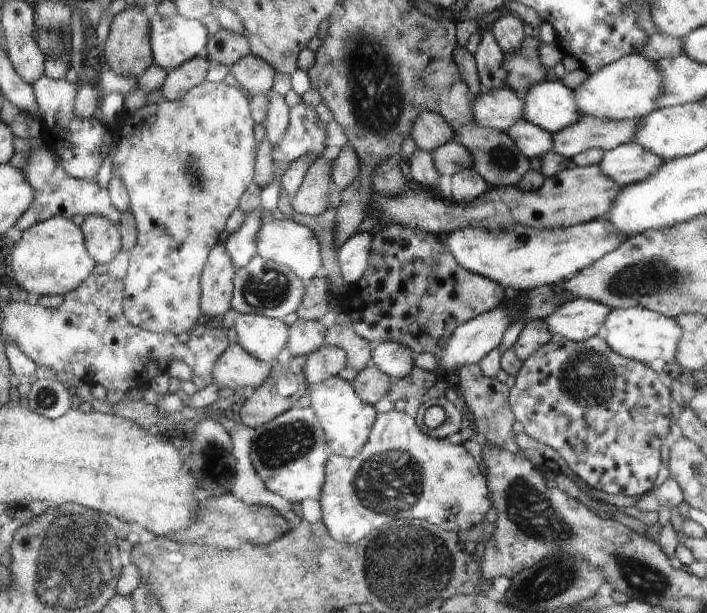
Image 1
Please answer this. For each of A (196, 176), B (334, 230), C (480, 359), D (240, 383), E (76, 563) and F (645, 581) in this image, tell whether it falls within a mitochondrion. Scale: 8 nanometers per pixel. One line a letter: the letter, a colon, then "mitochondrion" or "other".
A: mitochondrion
B: other
C: other
D: other
E: mitochondrion
F: mitochondrion

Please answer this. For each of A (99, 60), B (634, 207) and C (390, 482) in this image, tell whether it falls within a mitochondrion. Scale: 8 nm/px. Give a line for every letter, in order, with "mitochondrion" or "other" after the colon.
A: other
B: other
C: mitochondrion

